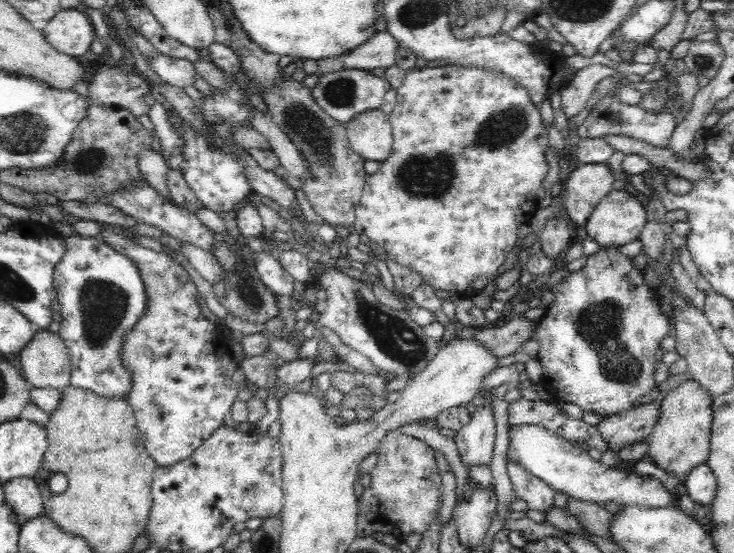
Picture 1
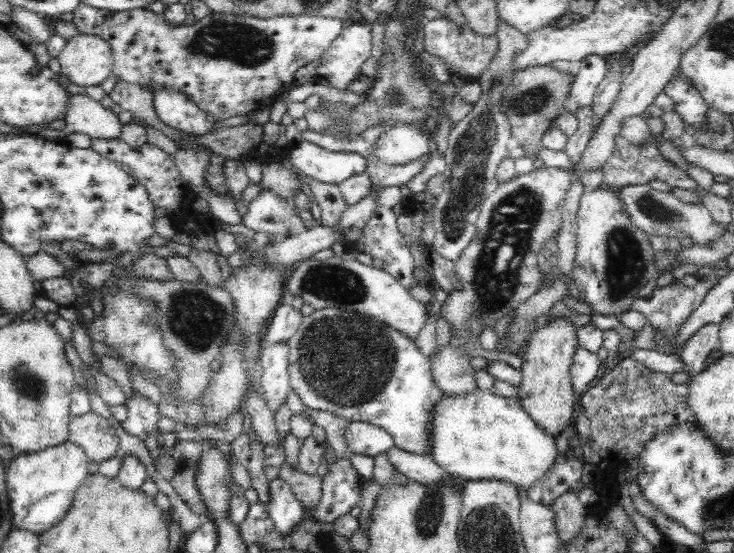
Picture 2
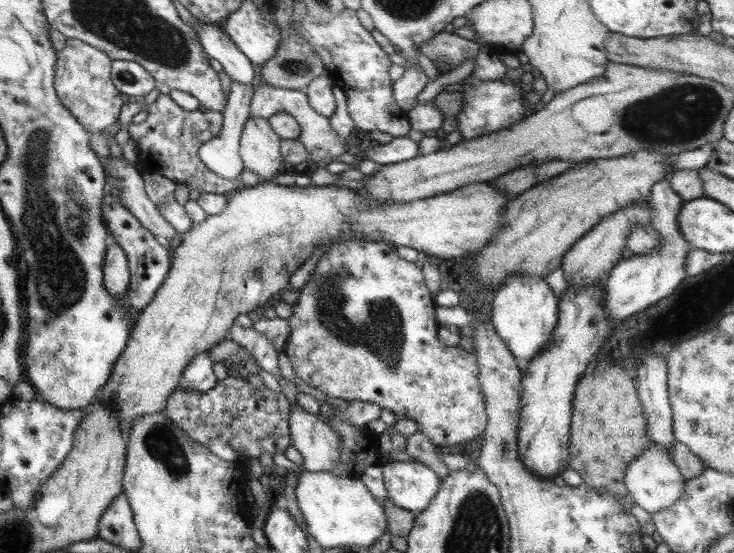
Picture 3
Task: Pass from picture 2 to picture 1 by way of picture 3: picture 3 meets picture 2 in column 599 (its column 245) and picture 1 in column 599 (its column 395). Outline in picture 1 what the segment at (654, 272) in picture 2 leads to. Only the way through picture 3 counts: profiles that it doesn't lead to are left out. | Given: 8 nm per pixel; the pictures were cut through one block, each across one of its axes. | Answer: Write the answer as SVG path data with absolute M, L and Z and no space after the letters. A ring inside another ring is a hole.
M613 189L586 219L587 234L599 247L624 246L639 237L647 223L645 211L633 191Z

